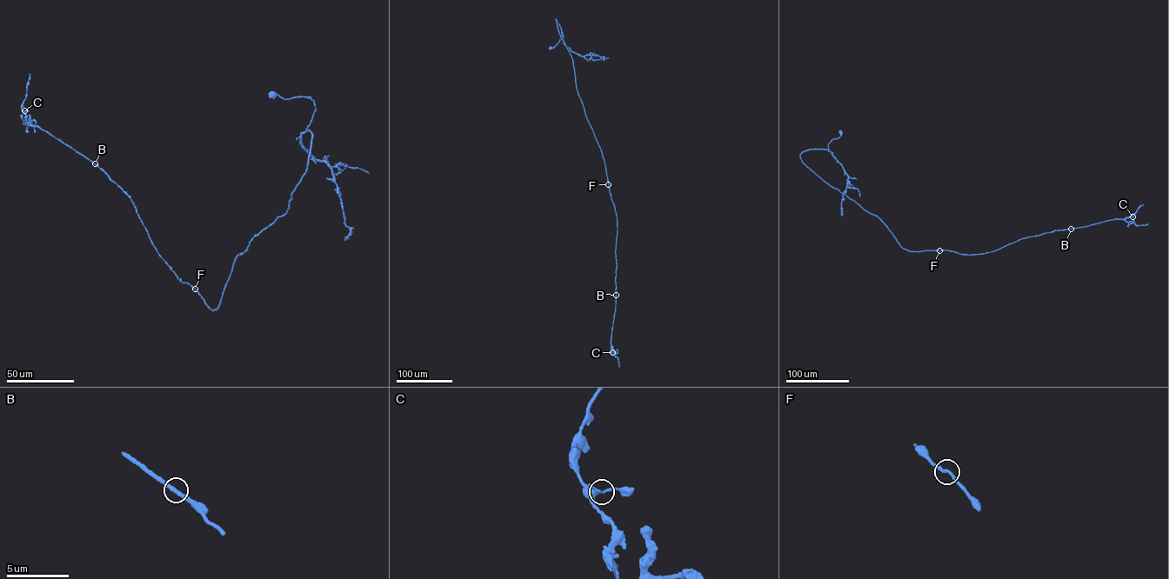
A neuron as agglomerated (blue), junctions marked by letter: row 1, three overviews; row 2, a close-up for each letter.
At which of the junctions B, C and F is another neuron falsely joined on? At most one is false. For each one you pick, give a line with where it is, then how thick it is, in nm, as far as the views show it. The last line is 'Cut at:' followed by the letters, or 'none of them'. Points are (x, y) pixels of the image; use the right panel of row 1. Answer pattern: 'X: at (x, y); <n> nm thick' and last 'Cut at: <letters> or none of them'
Cut at: none of them

